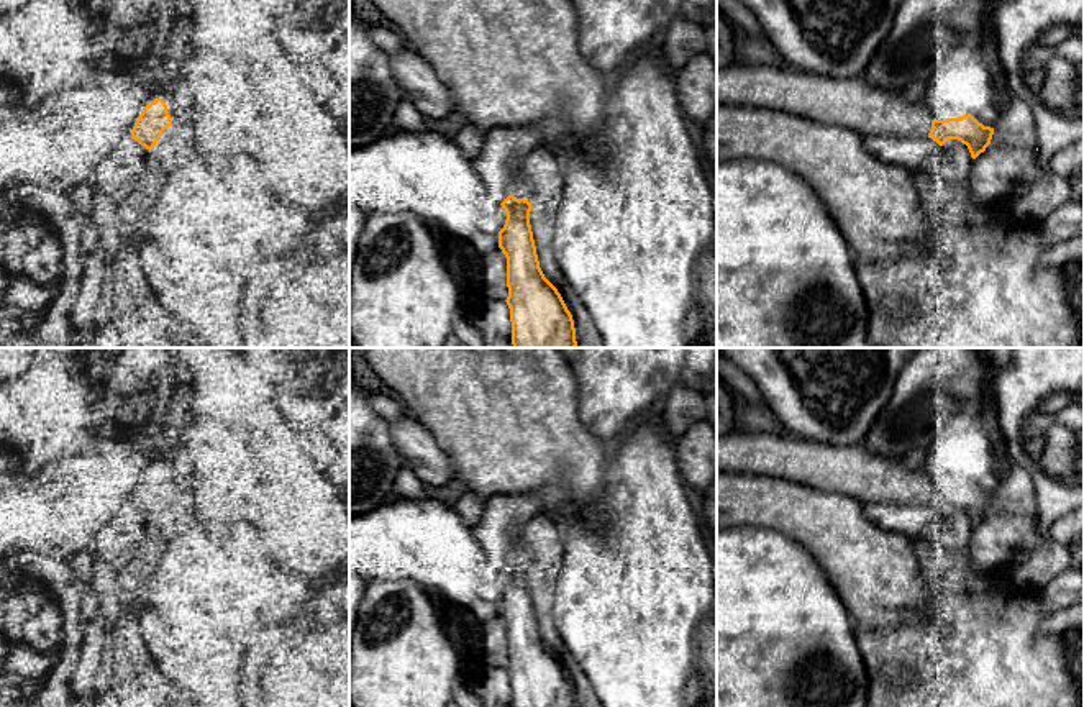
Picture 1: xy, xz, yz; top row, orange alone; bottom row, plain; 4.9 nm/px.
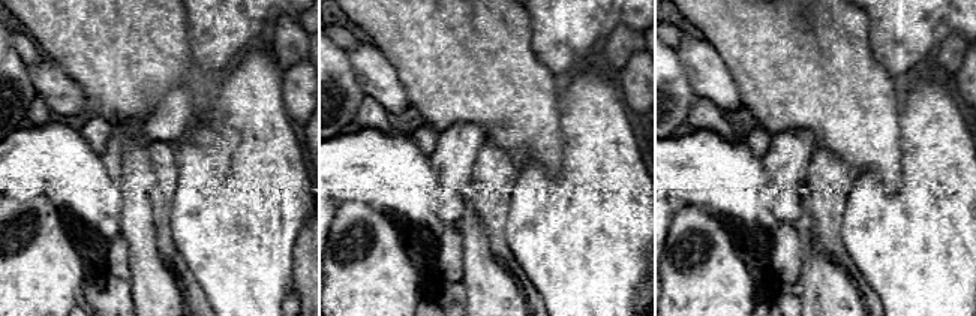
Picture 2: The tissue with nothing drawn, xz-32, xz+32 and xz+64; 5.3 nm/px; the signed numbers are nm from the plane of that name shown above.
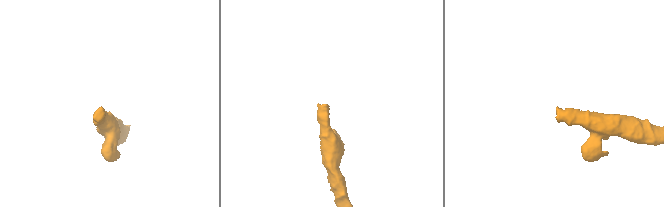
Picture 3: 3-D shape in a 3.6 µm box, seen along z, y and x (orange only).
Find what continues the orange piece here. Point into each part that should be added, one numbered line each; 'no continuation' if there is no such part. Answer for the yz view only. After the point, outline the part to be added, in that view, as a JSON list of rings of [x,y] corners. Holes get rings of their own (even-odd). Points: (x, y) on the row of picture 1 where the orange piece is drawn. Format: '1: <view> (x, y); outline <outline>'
1: yz (853, 104); outline [[[733,64],[717,69],[717,103],[772,108],[810,118],[823,125],[836,125],[856,131],[863,139],[869,135],[928,136],[931,116],[920,100],[910,103],[902,92],[887,92],[863,79],[830,79],[789,66]]]

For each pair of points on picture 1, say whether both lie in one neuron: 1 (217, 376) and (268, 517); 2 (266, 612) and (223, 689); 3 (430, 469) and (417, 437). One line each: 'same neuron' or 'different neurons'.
1: same neuron
2: same neuron
3: same neuron

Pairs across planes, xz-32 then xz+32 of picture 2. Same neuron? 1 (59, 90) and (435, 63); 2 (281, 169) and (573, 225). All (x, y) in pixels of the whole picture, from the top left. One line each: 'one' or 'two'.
1: two
2: one

